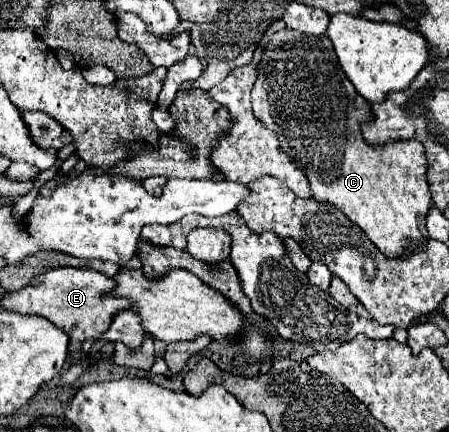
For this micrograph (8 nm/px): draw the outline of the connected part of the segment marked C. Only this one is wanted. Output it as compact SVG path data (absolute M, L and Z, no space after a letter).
M283 29L271 35L263 49L263 59L257 67L259 77L251 93L253 113L263 125L277 133L281 147L307 175L313 199L337 205L389 259L411 253L413 245L417 243L427 243L429 235L425 217L431 209L431 193L427 185L425 149L419 141L367 145L361 135L361 123L373 119L371 109L367 101L363 101L363 97L355 93L355 87L351 85L351 81L347 81L341 67L337 69L337 57L327 35L311 37L293 29Z

